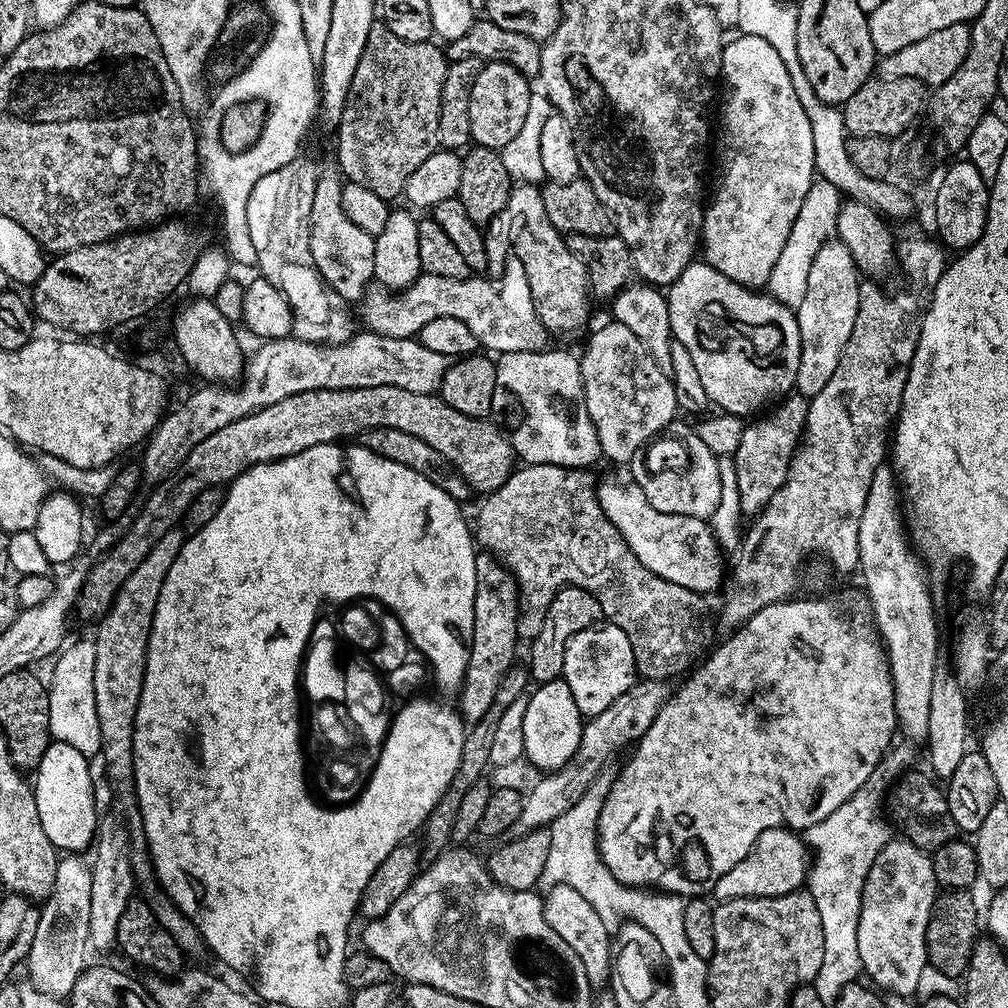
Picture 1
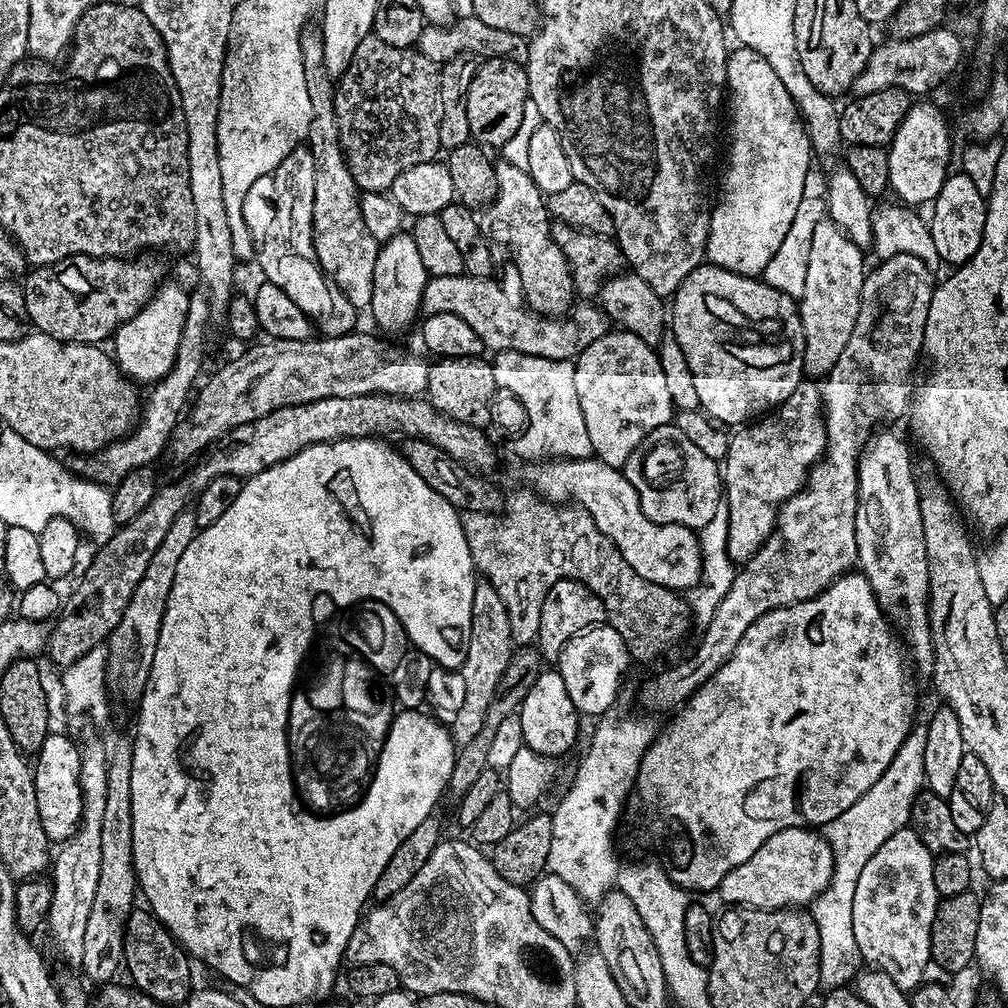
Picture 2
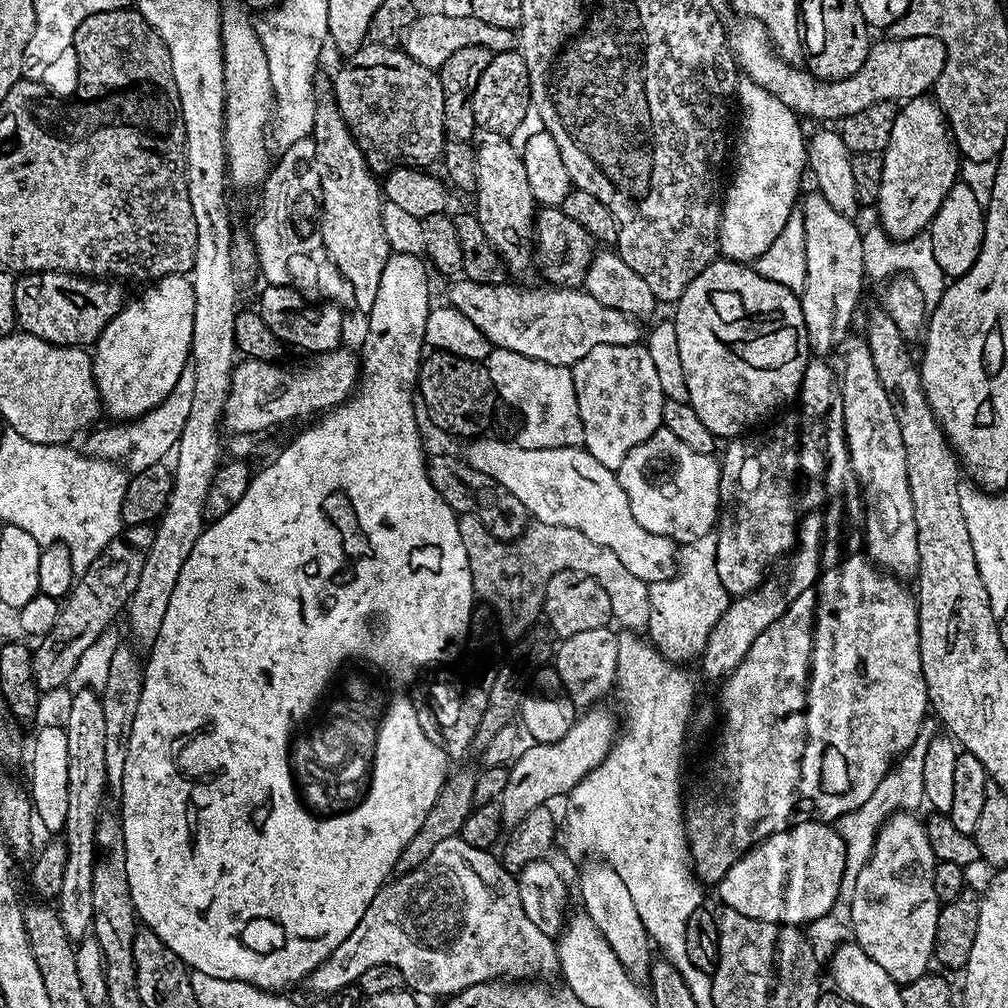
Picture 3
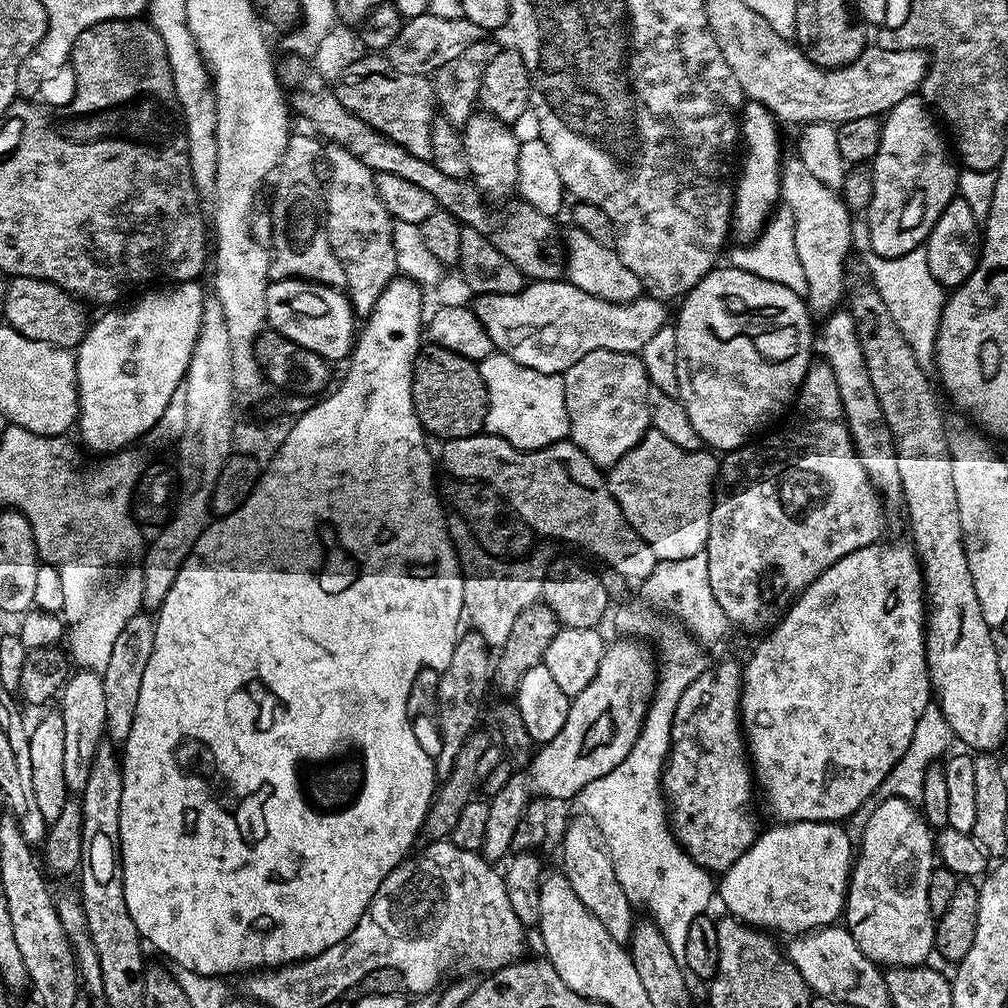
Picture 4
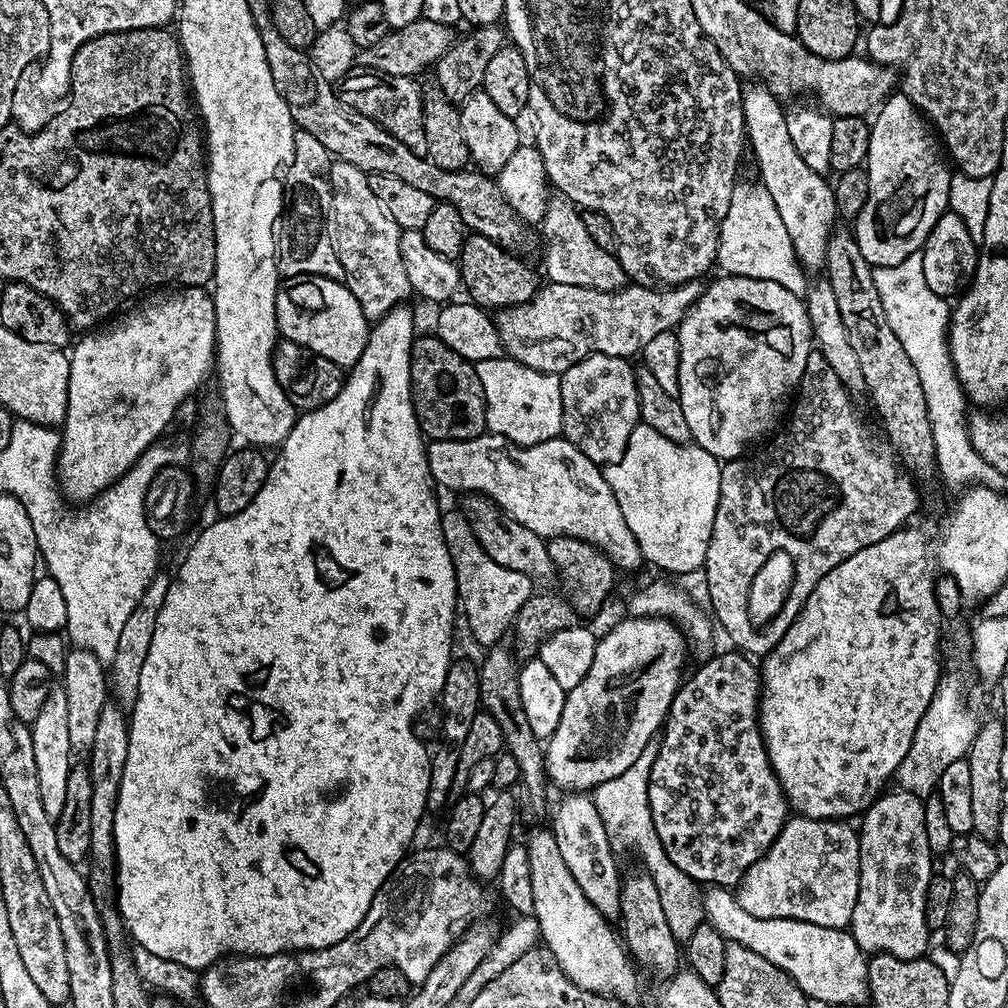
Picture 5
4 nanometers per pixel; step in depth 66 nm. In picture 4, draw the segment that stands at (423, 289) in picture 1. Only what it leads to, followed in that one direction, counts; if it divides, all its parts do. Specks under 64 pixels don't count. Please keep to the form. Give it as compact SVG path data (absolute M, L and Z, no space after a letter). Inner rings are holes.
M567 279L559 280L534 280L525 283L524 289L514 294L486 294L485 296L477 295L475 297L474 311L478 322L482 322L482 326L486 326L486 334L490 334L490 342L493 349L497 352L504 352L510 358L514 358L514 362L518 362L522 366L530 366L530 370L538 370L546 374L563 374L570 366L574 366L574 362L578 362L578 358L586 358L586 354L590 354L594 350L614 350L615 352L639 352L644 349L646 342L650 342L650 338L654 334L658 334L658 330L662 330L662 326L669 323L670 312L666 309L665 301L654 300L651 298L641 298L631 300L625 304L615 304L614 302L606 302L602 298L598 298L594 294L586 294L586 290L578 290L578 286L568 283Z

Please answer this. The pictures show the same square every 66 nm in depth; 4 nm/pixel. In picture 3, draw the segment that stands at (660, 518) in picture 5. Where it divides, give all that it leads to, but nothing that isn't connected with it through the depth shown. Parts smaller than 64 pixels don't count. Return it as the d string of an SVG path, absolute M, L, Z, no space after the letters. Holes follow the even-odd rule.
M661 426L657 432L650 434L646 442L634 446L630 454L622 462L622 466L616 472L618 482L622 490L626 490L626 498L630 502L630 510L634 510L634 518L638 518L638 526L650 530L650 534L655 536L665 536L676 541L677 545L694 543L696 539L701 538L707 532L713 531L718 523L718 513L720 511L720 460L716 456L707 456L698 454L686 446L686 442L678 442L670 430ZM655 460L664 460L668 468L665 480L651 480L648 477L648 467Z

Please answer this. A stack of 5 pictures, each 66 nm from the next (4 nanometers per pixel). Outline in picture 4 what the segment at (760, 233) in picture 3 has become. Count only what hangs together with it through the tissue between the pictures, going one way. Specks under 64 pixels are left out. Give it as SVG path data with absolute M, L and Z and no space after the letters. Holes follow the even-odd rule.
M755 102L745 103L742 109L742 148L748 153L744 156L744 165L740 168L740 181L734 184L734 199L732 201L732 219L730 221L731 231L737 236L737 241L751 242L764 231L774 209L777 207L780 195L780 172L782 155L780 156L780 132L778 121L767 108Z

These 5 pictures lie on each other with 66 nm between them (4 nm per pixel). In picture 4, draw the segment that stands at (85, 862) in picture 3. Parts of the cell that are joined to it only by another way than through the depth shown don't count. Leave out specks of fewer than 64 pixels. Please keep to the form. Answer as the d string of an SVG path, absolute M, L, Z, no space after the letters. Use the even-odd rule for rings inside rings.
M76 670L68 677L64 684L62 701L64 708L60 712L65 727L63 739L63 773L65 786L72 794L80 794L90 778L90 766L94 766L94 754L98 746L105 739L107 726L105 709L105 691L101 673L87 670ZM80 671L80 672L76 672Z

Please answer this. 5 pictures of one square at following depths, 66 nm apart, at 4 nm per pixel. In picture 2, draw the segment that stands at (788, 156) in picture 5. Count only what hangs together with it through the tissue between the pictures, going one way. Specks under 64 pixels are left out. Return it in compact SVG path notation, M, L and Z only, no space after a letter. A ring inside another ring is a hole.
M825 218L816 224L806 266L806 282L798 297L804 331L804 370L809 377L827 377L842 350L846 350L846 342L850 342L866 275L864 256L863 249L851 242L831 220Z

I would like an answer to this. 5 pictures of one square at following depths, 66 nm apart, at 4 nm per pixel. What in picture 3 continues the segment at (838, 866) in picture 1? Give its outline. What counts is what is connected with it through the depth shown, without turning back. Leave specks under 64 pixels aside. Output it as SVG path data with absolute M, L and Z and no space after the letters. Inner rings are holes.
M926 718L918 730L918 738L914 738L911 746L898 757L893 763L892 769L884 775L882 782L878 782L878 790L874 790L874 794L870 794L870 798L866 798L866 802L862 802L862 806L858 806L858 810L848 812L835 821L834 827L842 838L846 850L846 866L842 874L840 893L834 906L830 906L830 910L826 914L822 914L822 918L812 921L806 928L806 935L811 943L812 951L816 953L817 957L831 957L832 953L852 936L850 906L854 898L854 882L858 882L858 874L862 874L862 866L866 866L866 862L874 850L874 842L878 838L882 825L895 812L912 812L919 804L925 803L922 765L926 759L926 750L937 734L937 721Z

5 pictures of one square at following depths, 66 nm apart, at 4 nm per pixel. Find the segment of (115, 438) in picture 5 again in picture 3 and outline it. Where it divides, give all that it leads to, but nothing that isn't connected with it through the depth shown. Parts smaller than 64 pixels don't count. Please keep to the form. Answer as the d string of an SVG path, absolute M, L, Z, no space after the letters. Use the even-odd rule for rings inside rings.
M177 274L174 276L164 276L160 280L151 281L147 285L148 288L141 294L137 300L129 299L121 308L120 313L114 318L110 318L110 322L102 330L102 334L96 338L92 357L92 372L96 375L96 389L100 391L100 402L105 413L108 412L113 416L111 418L116 422L125 422L144 416L149 410L158 406L163 399L170 394L170 390L174 388L174 384L178 381L178 376L182 374L185 367L189 365L190 353L192 350L192 335L194 334L194 286L191 279L187 275Z

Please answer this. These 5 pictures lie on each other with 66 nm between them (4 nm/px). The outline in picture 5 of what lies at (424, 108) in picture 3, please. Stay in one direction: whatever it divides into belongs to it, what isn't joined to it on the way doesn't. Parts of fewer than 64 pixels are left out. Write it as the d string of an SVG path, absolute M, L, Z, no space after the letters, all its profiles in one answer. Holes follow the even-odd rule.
M360 70L355 74L349 74L338 84L340 101L378 122L402 146L410 146L414 154L427 157L426 150L426 130L422 124L422 106L424 105L424 92L415 83L413 77L386 76L381 72L371 70ZM358 72L358 74L357 74ZM357 74L357 76L356 76Z

